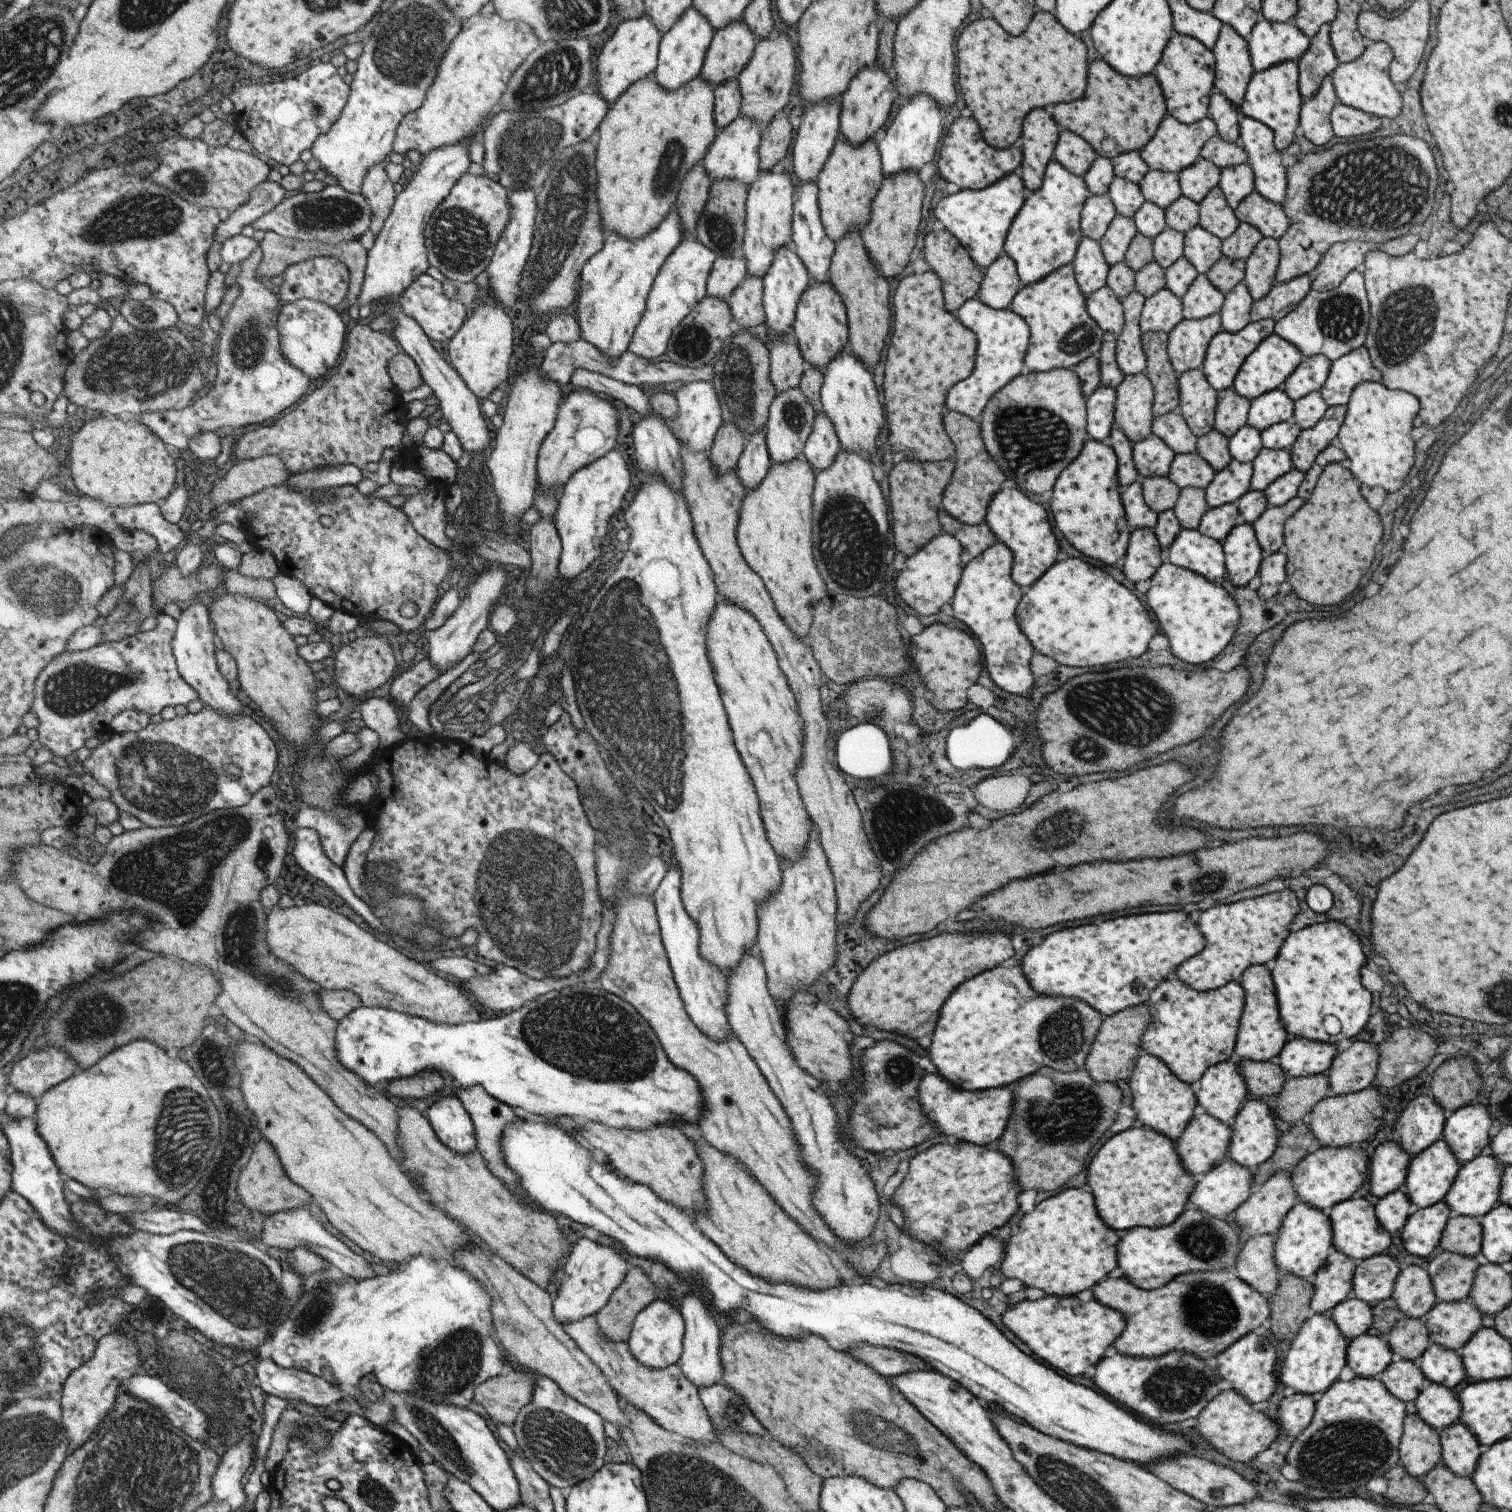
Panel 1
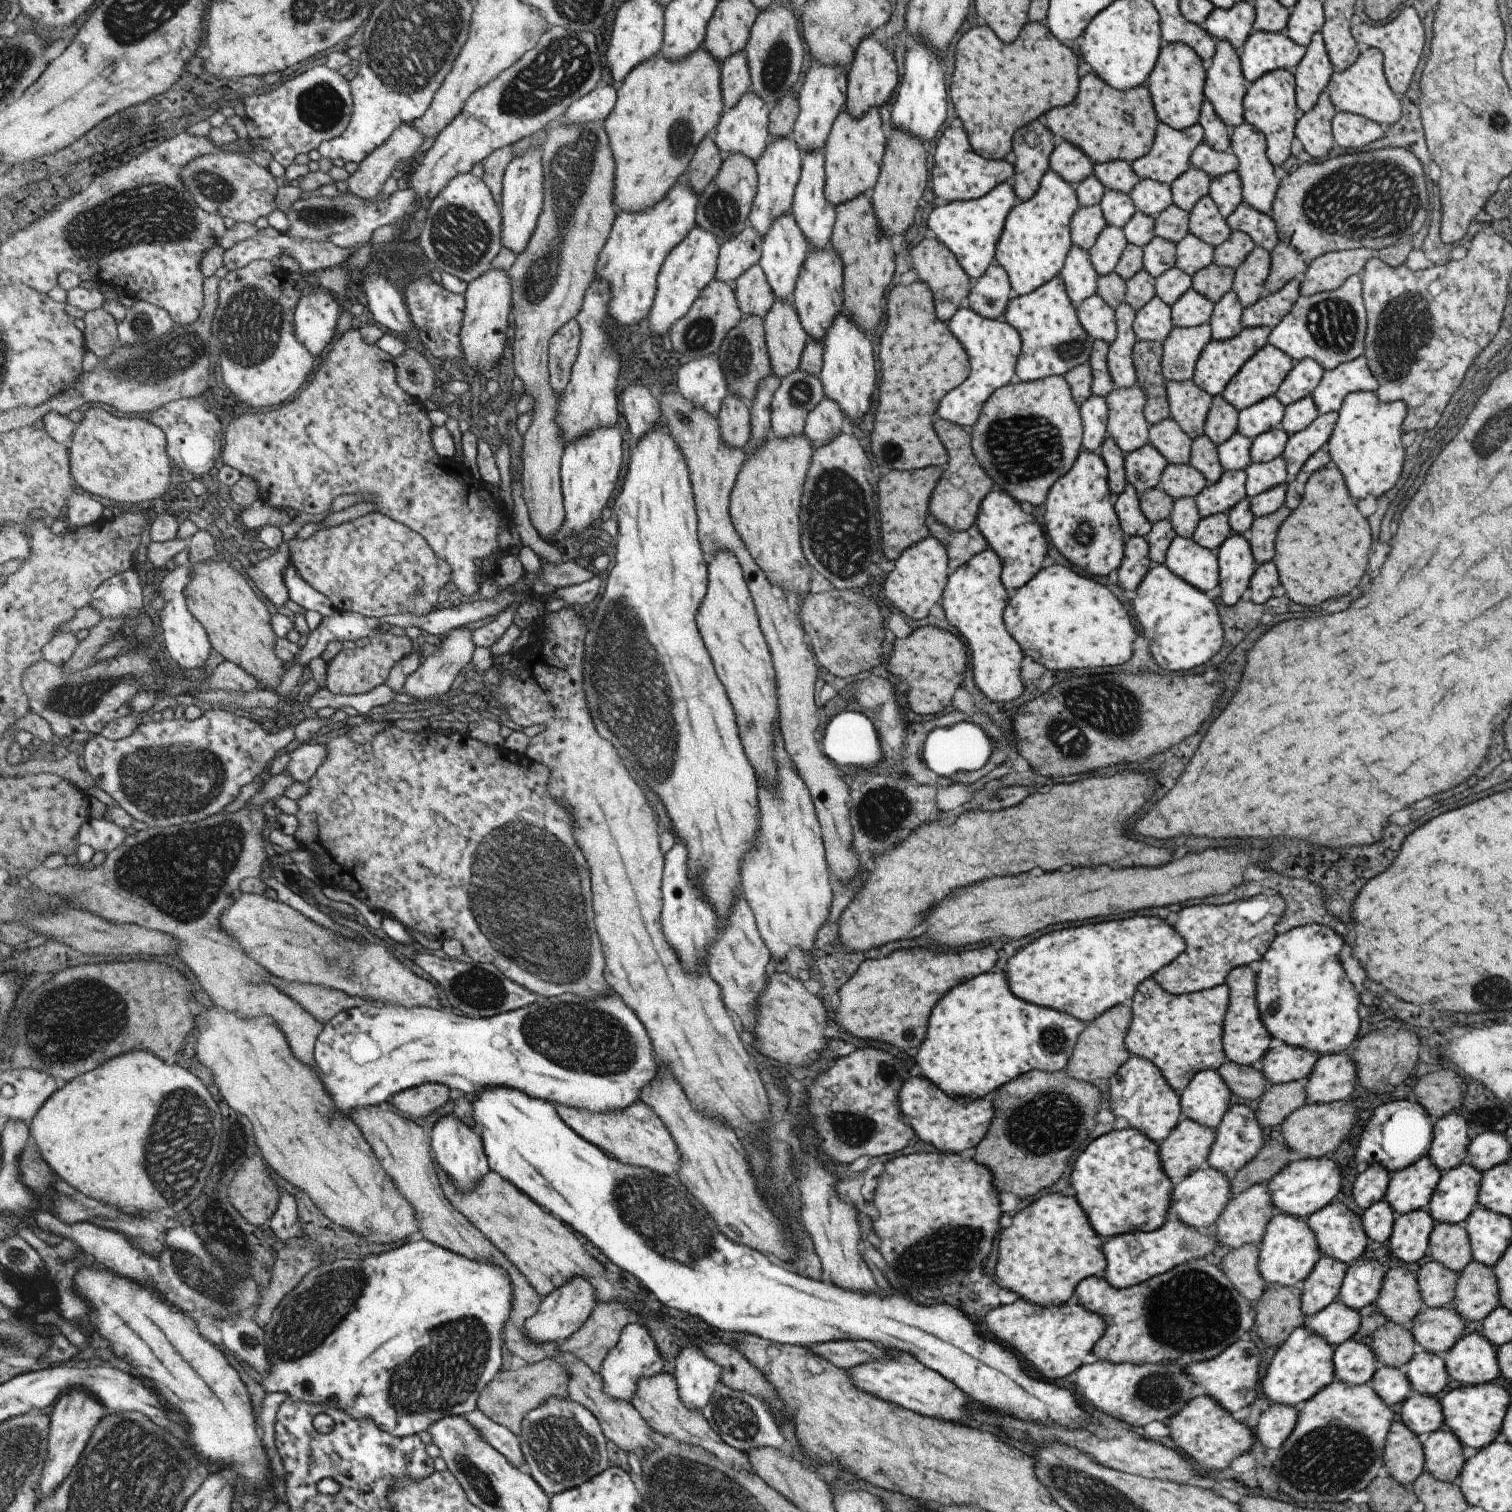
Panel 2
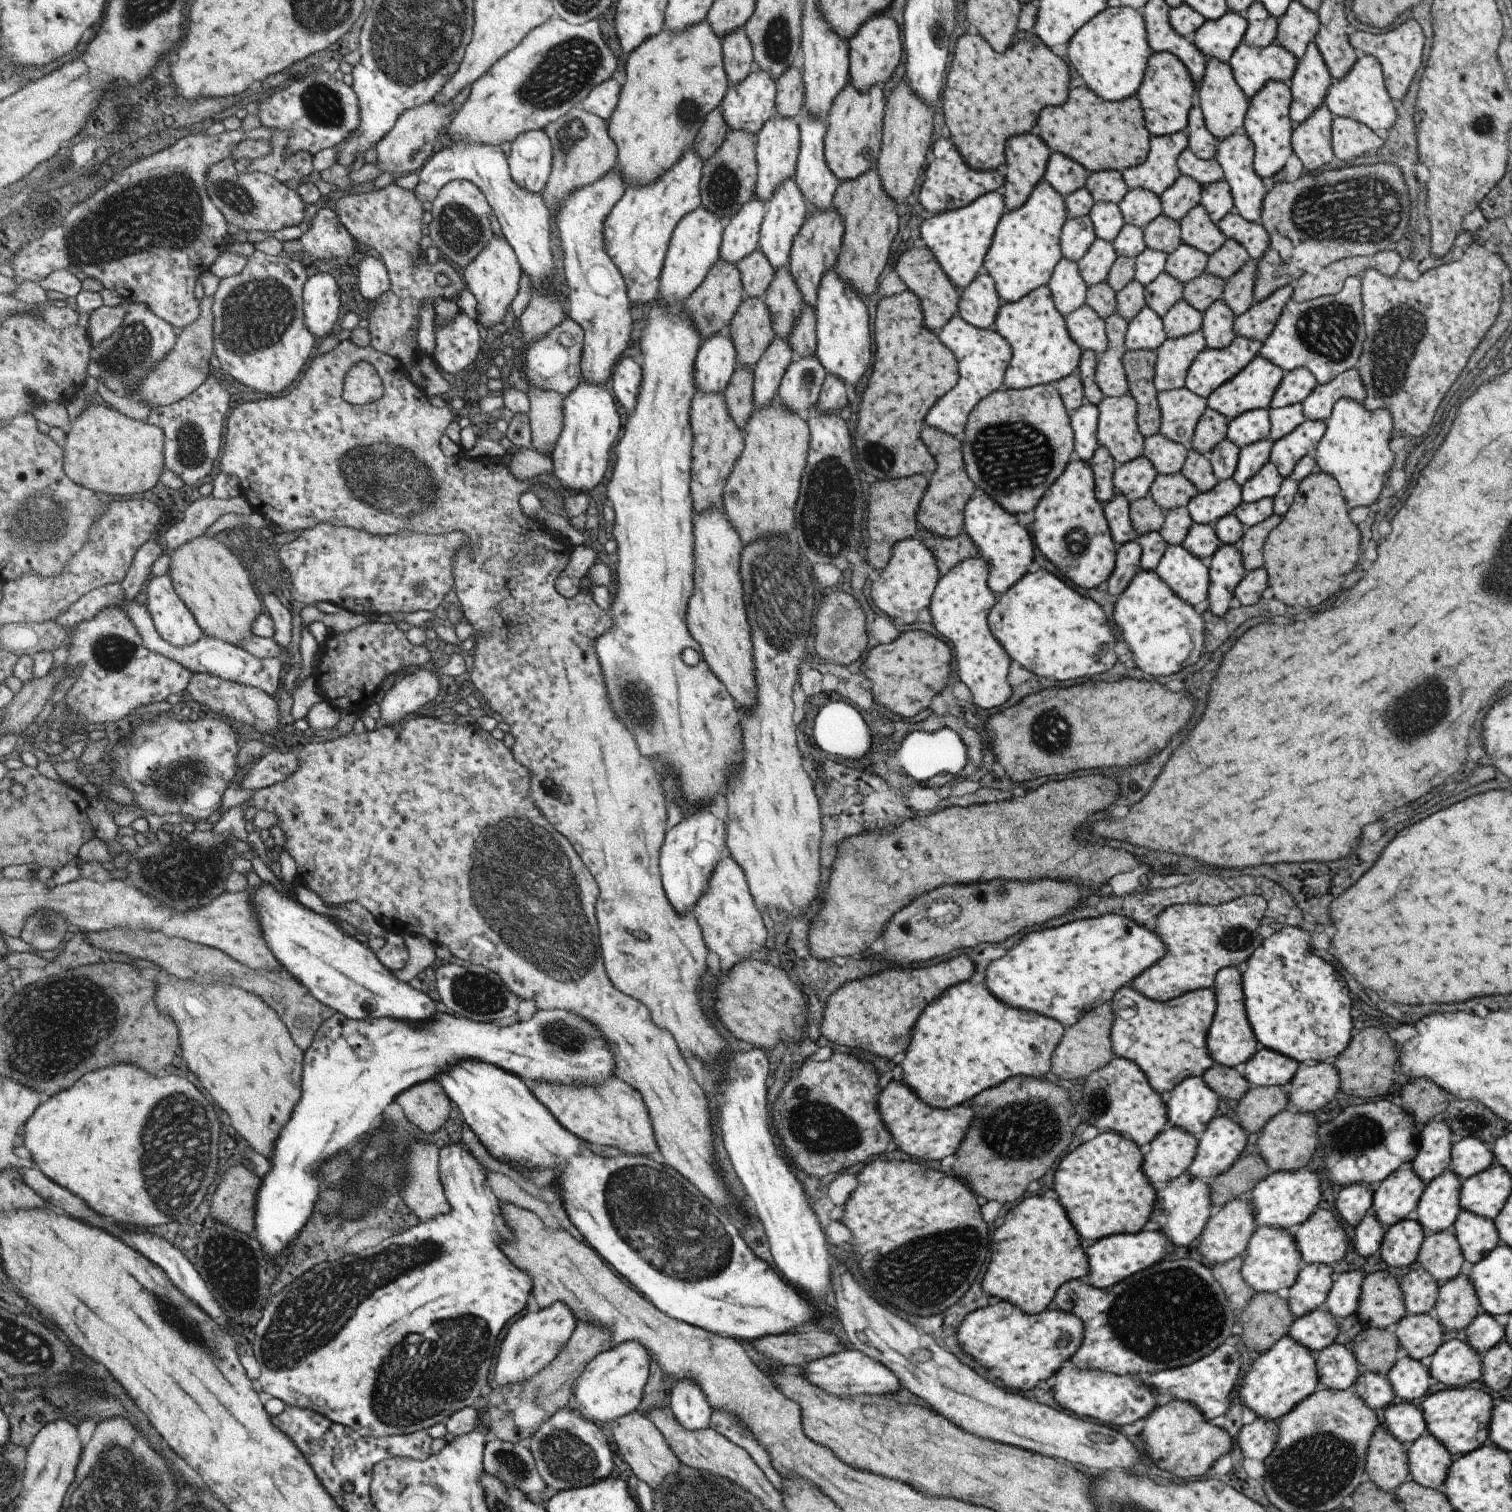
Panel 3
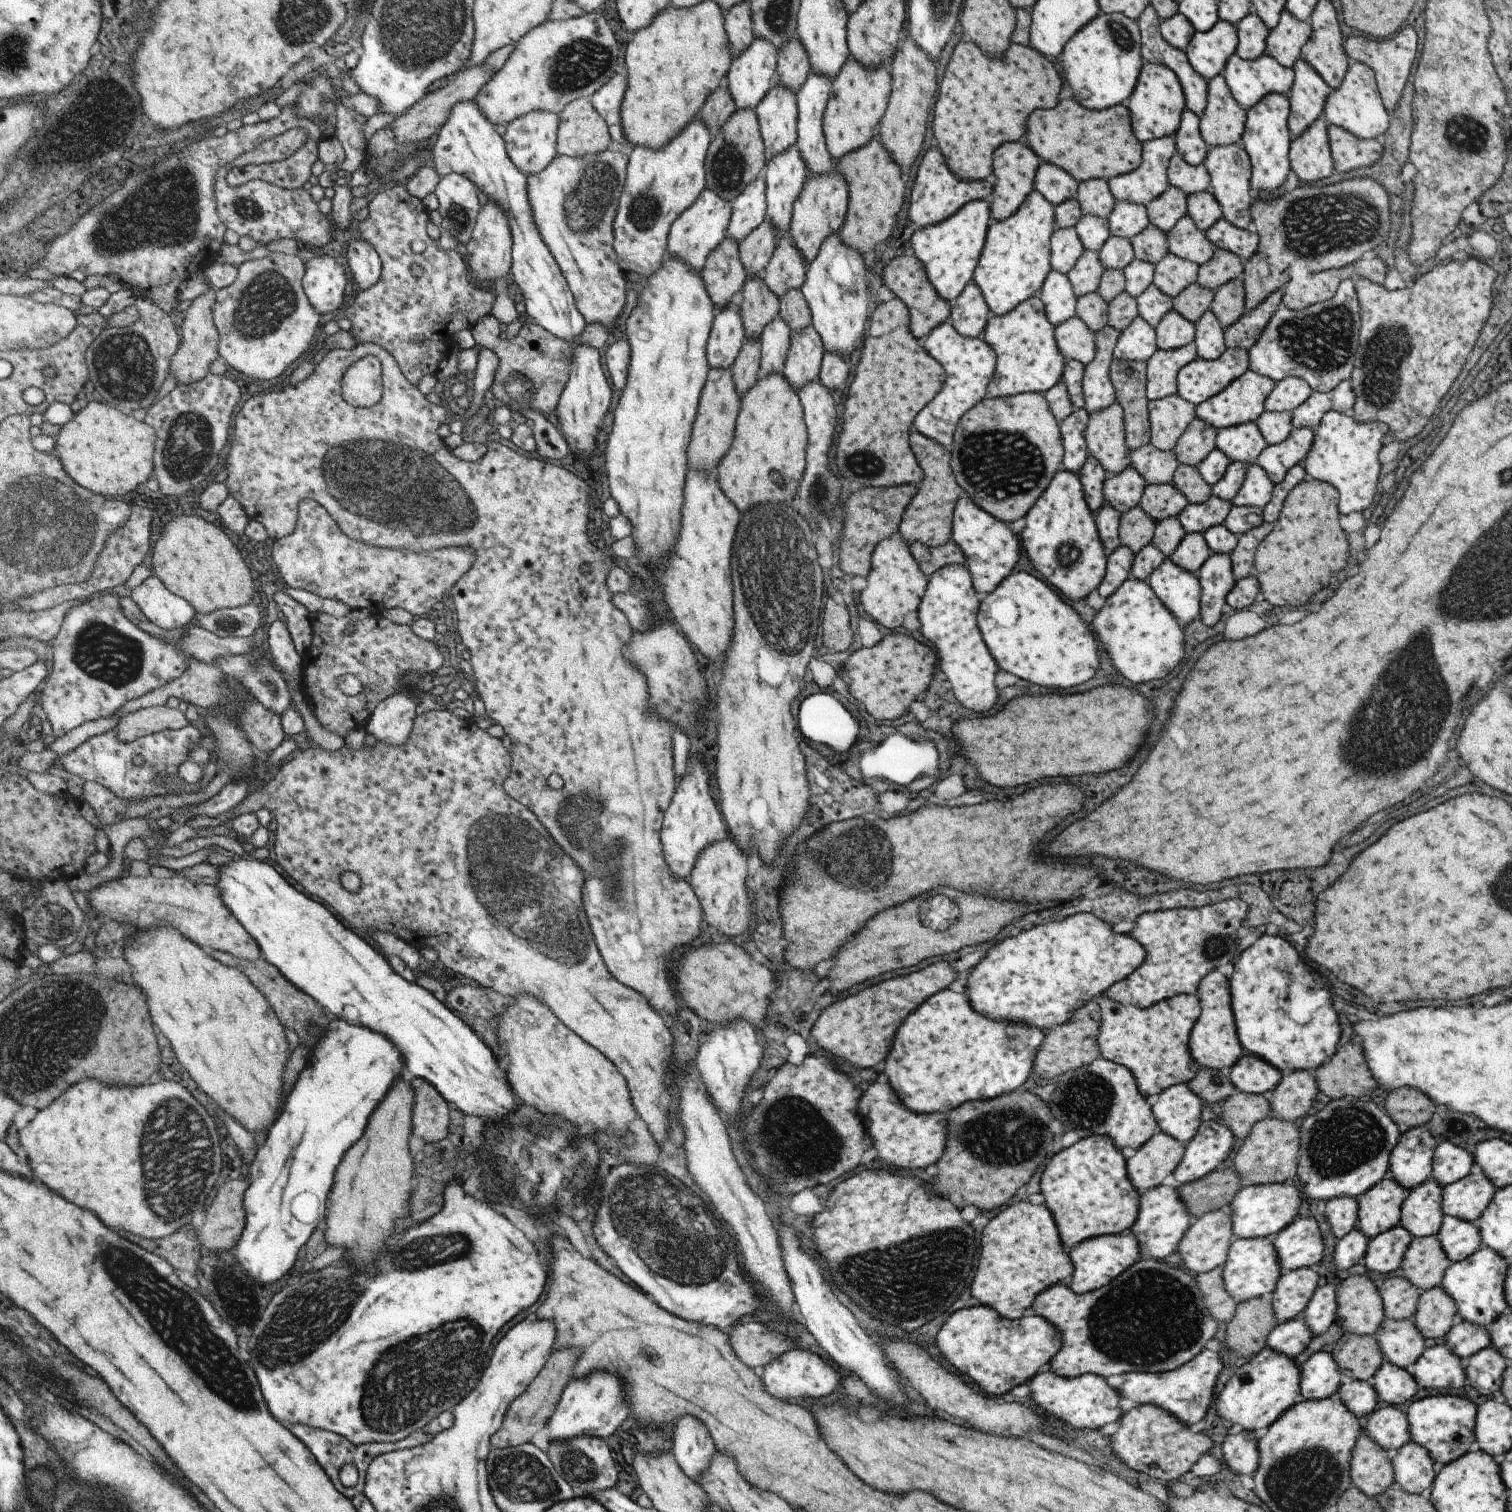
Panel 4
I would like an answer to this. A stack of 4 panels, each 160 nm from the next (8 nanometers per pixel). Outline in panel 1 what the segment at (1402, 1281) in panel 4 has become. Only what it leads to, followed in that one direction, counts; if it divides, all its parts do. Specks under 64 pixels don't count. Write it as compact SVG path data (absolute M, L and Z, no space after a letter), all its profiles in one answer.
M1449 1251L1439 1252L1434 1258L1427 1262L1425 1270L1430 1276L1430 1283L1436 1302L1453 1302L1463 1300L1470 1294L1476 1268L1481 1265L1480 1256L1468 1257Z

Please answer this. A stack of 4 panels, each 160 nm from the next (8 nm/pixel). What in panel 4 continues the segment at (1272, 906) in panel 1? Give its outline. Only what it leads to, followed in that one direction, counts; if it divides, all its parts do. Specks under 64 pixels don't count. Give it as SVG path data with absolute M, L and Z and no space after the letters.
M1234 898L1224 901L1193 908L1165 909L1160 911L1147 911L1141 913L1134 922L1137 926L1127 933L1146 950L1146 958L1130 975L1127 975L1118 983L1112 984L1103 997L1120 1003L1129 1003L1137 1008L1145 1008L1159 1001L1170 999L1175 995L1188 995L1196 992L1199 981L1211 970L1227 964L1237 956L1239 936L1237 930L1242 926L1247 916L1248 908L1243 900Z

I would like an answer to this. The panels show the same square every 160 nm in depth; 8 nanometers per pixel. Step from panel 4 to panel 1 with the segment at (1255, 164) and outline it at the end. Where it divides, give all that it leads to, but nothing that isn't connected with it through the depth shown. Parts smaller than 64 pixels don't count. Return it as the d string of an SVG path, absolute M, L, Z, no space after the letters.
M1293 61L1275 64L1263 71L1255 71L1240 103L1239 112L1262 124L1272 131L1272 142L1276 151L1281 151L1291 144L1294 139L1293 132L1298 126L1298 115L1303 98L1298 92L1298 69Z

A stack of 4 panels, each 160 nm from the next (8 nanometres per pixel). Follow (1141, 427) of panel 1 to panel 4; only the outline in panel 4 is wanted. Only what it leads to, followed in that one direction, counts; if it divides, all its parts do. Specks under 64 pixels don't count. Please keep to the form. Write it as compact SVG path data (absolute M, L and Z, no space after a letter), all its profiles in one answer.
M1117 401L1088 414L1084 439L1088 454L1096 458L1099 464L1102 464L1108 476L1116 475L1130 464L1131 450L1124 439L1123 409Z

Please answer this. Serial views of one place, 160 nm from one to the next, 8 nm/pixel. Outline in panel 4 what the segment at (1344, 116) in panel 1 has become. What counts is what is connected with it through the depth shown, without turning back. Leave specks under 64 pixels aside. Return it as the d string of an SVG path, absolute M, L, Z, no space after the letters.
M1331 123L1326 127L1333 166L1339 174L1361 166L1371 166L1379 160L1382 152L1380 139L1360 139Z

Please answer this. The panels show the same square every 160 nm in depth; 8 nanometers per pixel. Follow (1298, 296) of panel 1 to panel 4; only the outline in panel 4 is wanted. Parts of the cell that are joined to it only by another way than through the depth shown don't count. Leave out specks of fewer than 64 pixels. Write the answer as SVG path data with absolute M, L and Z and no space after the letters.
M1282 290L1273 291L1255 308L1244 312L1233 324L1224 328L1225 348L1248 349L1255 344L1260 332L1266 327L1267 321L1275 312L1281 300Z

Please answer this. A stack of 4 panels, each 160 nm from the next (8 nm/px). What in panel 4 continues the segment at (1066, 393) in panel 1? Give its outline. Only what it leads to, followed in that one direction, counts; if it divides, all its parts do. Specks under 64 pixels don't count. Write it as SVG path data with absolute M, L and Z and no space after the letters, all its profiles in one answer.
M1043 392L981 399L959 419L952 439L949 464L957 484L979 508L1004 523L1024 516L1047 488L1053 475L1061 469L1062 438Z

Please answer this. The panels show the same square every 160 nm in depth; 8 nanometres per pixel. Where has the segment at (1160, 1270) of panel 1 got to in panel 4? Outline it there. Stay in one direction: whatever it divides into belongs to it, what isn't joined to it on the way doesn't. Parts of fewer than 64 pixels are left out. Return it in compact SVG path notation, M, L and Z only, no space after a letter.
M1131 1231L1084 1240L1070 1248L1068 1255L1072 1262L1072 1273L1066 1283L1076 1293L1084 1293L1102 1287L1141 1258L1138 1238Z

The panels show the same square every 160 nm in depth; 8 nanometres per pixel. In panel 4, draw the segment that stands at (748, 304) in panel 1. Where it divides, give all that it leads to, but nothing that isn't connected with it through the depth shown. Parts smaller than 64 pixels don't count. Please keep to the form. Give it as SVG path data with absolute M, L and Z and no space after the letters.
M766 218L745 239L739 242L738 257L745 269L747 278L761 276L762 270L771 258L775 247L772 226Z

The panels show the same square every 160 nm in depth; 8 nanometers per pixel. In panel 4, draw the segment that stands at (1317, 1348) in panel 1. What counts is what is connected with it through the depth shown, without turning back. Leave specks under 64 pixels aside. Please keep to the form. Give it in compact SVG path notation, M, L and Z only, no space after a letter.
M1263 1347L1228 1378L1215 1398L1216 1412L1231 1423L1241 1424L1243 1430L1263 1432L1282 1412L1295 1404L1300 1394L1300 1368L1294 1358L1271 1347Z

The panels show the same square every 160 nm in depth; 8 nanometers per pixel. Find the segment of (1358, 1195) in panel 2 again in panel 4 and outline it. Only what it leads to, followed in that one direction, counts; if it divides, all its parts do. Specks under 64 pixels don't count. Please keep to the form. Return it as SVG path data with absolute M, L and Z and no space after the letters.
M1340 1196L1326 1201L1324 1216L1335 1238L1340 1239L1356 1226L1358 1200L1354 1196Z

